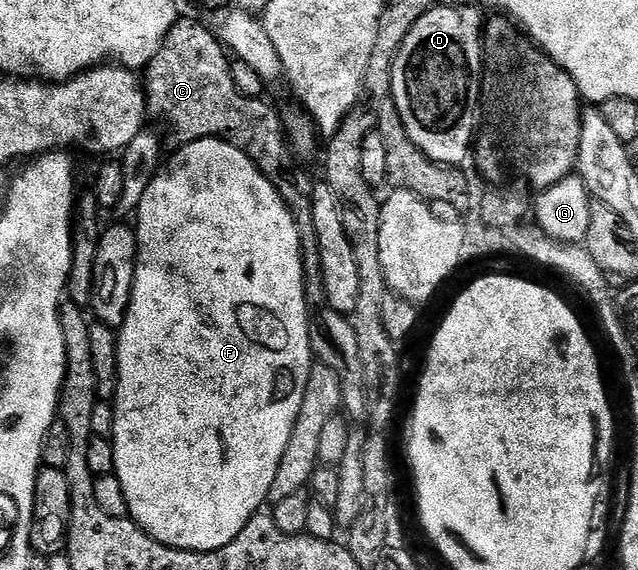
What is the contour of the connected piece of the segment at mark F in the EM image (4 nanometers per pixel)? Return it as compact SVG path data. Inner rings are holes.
M209 138L203 141L193 141L192 144L184 146L181 162L174 169L166 168L158 172L153 182L147 187L143 199L139 203L135 214L135 232L137 234L137 270L133 280L133 294L131 303L127 311L127 319L122 323L117 333L117 391L115 400L112 402L113 414L115 415L115 431L112 435L113 454L115 455L115 467L113 472L123 483L123 495L127 495L127 507L129 508L129 517L135 522L136 528L145 532L146 535L154 537L160 545L166 545L172 549L186 549L189 553L214 553L227 543L231 543L247 527L247 523L264 506L268 499L268 492L271 489L271 483L275 483L275 473L279 469L279 463L282 462L283 453L290 442L292 428L295 427L296 420L299 419L299 411L303 405L303 395L307 391L307 379L309 372L313 370L315 358L313 358L313 349L309 346L309 316L311 310L308 301L305 300L305 265L301 261L301 240L299 231L295 227L295 219L291 211L283 203L283 199L277 193L277 188L260 173L235 147L231 147L226 141L218 141L216 138Z

